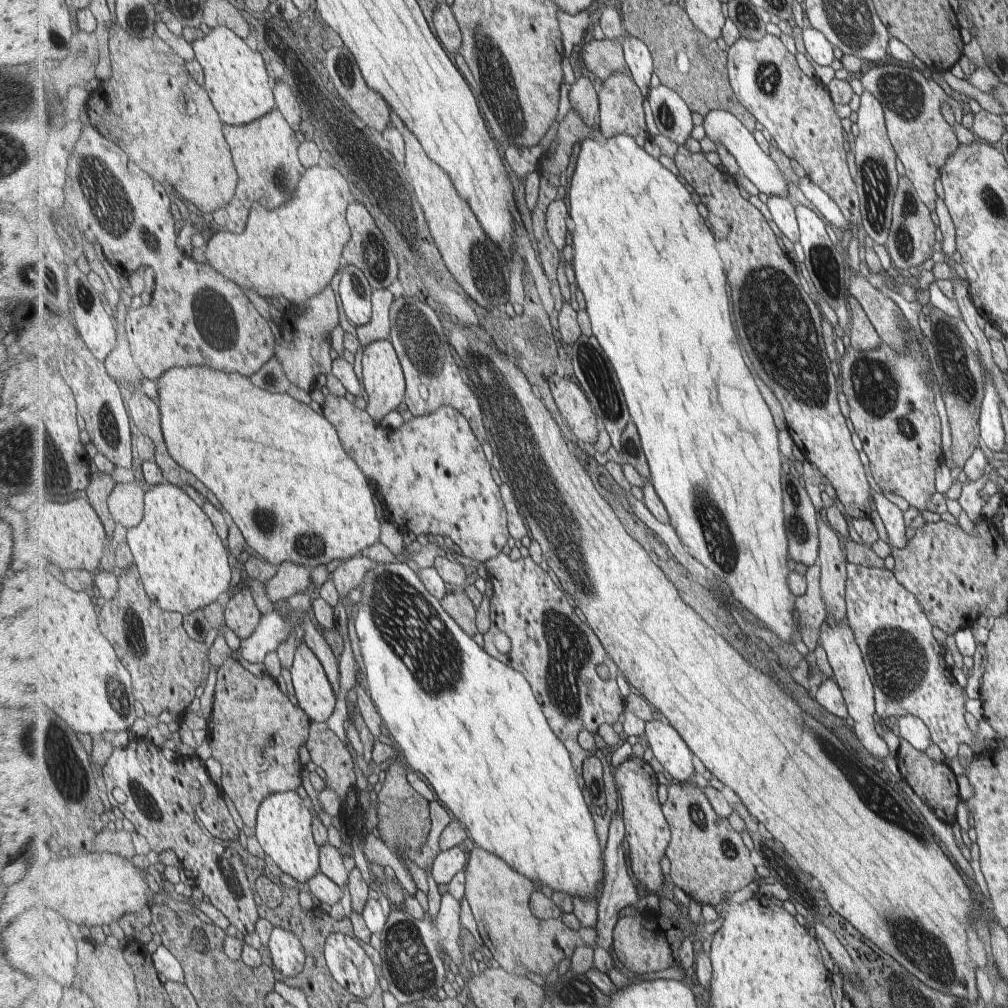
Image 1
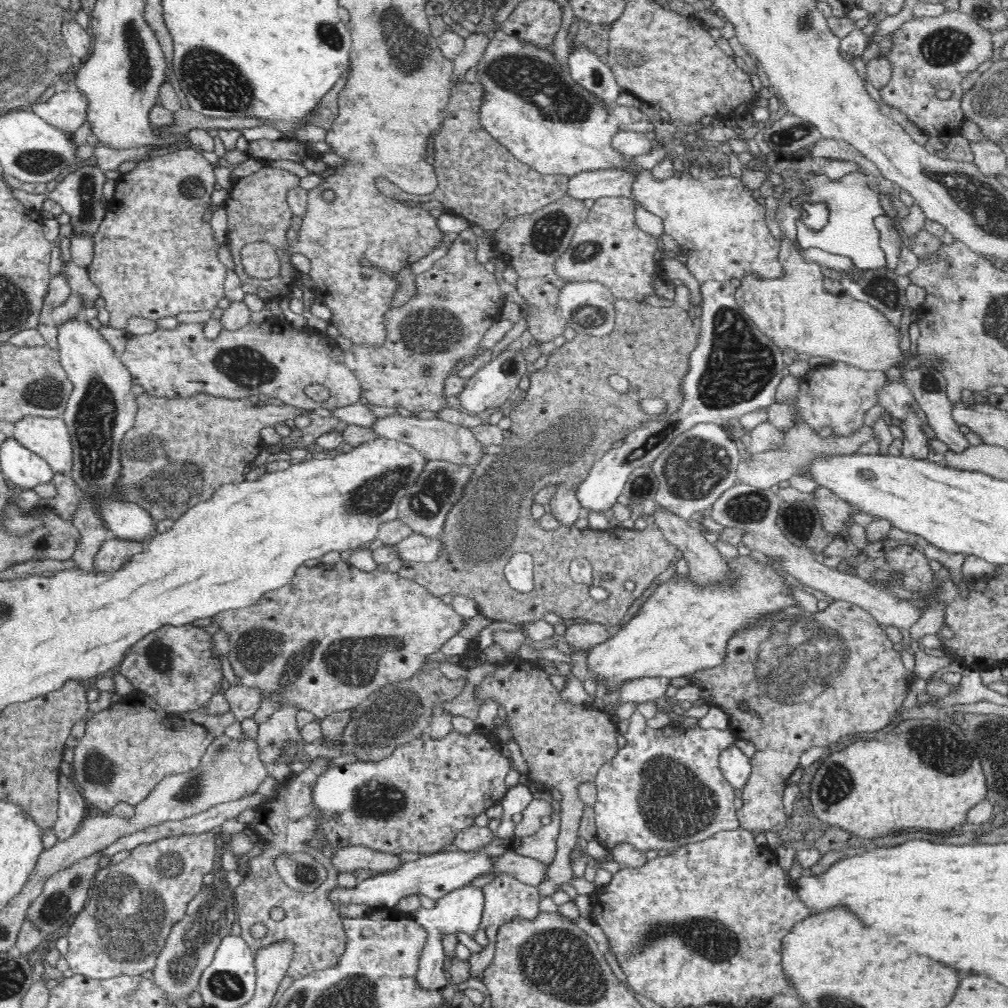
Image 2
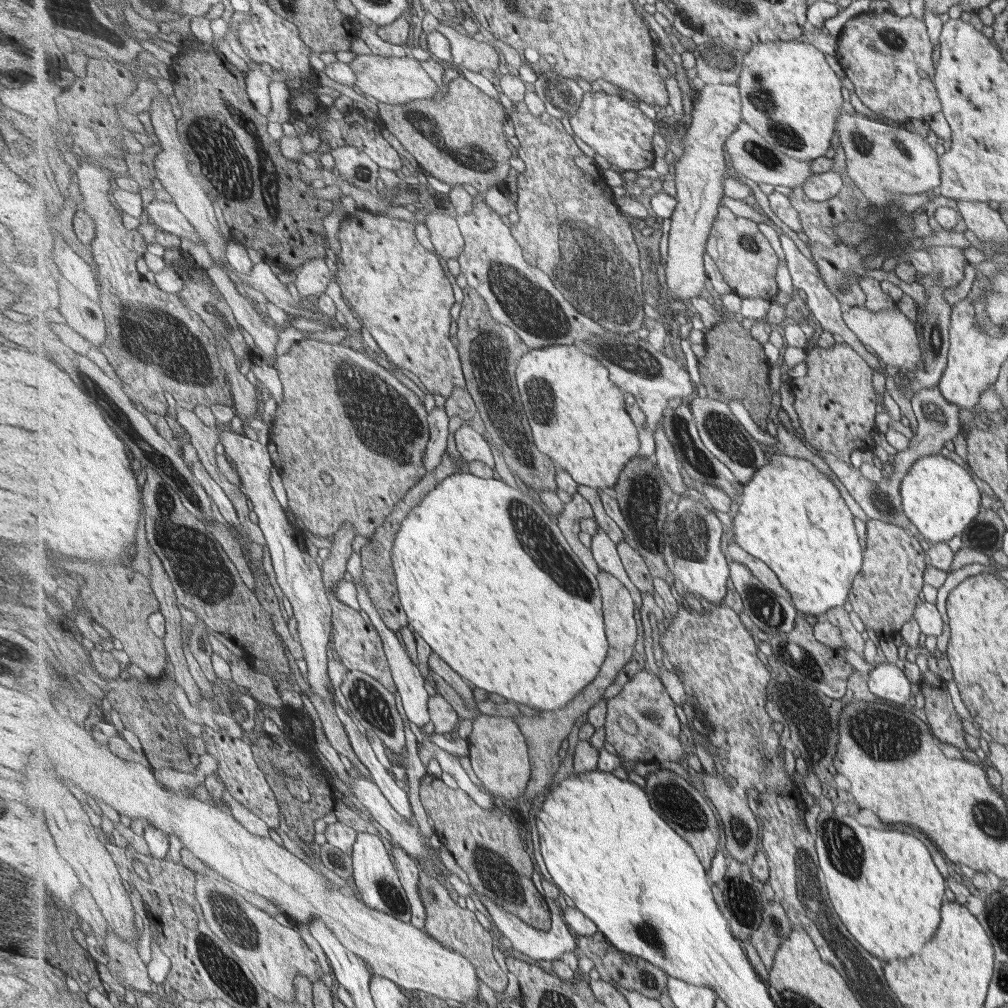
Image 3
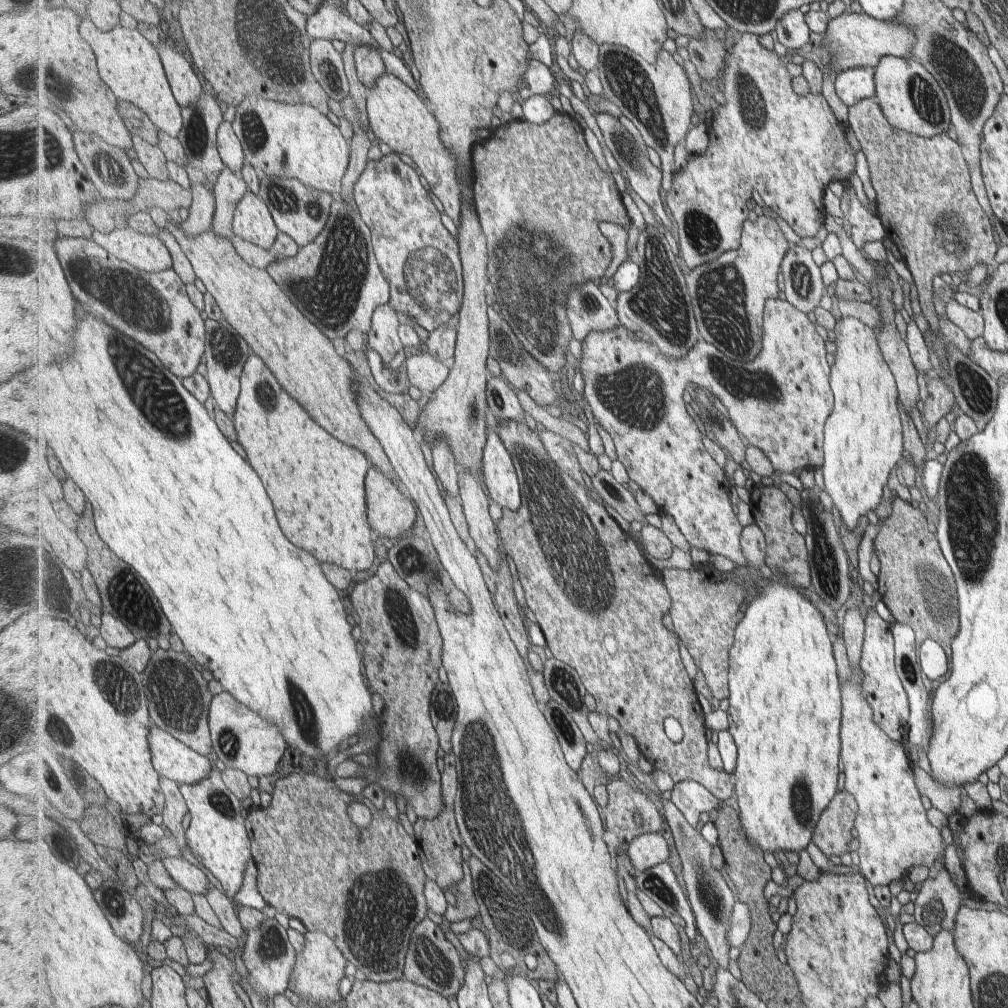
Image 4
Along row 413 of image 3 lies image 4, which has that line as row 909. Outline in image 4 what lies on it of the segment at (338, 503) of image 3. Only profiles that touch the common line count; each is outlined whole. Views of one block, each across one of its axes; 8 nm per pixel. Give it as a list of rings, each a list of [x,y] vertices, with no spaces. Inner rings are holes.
[[[299,772],[275,782],[273,804],[269,807],[248,809],[246,825],[252,856],[259,866],[259,890],[269,905],[280,913],[297,918],[307,931],[329,934],[345,958],[357,967],[361,977],[380,983],[403,979],[409,942],[415,928],[427,918],[428,909],[425,894],[427,876],[421,868],[417,840],[407,835],[398,819],[393,820],[389,828],[385,826],[385,820],[381,820],[379,830],[373,826],[362,832],[360,838],[351,839],[349,836],[345,840],[344,834],[355,832],[351,828],[343,828],[345,824],[353,824],[353,820],[349,818],[342,798],[332,779]]]

